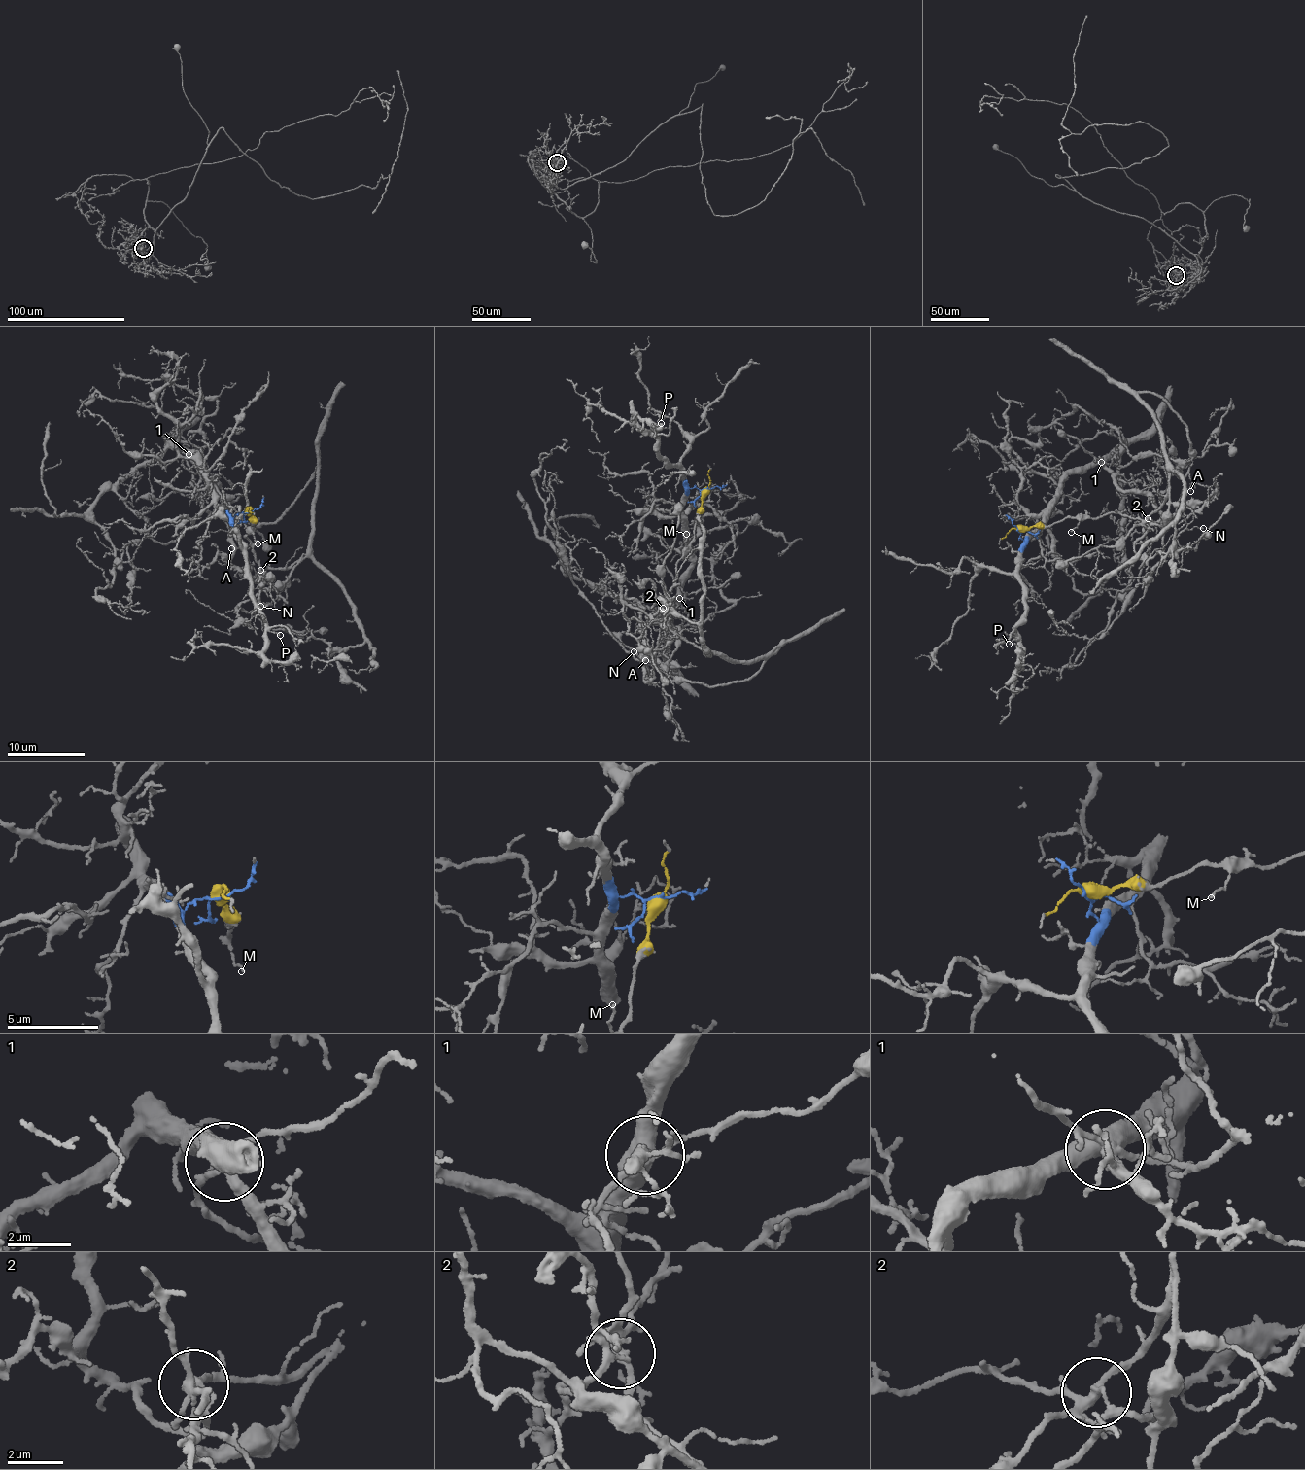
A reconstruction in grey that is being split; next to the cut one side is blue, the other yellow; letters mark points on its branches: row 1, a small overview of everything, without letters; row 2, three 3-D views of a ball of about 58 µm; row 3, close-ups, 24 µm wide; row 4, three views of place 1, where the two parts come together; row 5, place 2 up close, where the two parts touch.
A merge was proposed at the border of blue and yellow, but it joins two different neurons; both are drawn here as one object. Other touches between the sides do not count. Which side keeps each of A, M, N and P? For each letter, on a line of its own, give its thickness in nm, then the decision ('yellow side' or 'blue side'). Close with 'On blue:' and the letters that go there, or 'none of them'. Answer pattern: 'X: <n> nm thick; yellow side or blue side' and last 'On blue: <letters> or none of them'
A: 110 nm thick; blue side
M: 110 nm thick; yellow side
N: 110 nm thick; yellow side
P: 90 nm thick; blue side
On blue: A, P

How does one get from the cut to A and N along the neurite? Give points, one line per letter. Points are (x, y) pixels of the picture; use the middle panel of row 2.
A: (703, 489), (690, 488), (683, 512), (693, 553), (680, 595), (671, 612), (641, 626), (645, 677), (645, 660)
N: (703, 489), (694, 538), (663, 609), (679, 637), (627, 605), (624, 617), (642, 626), (635, 651)

